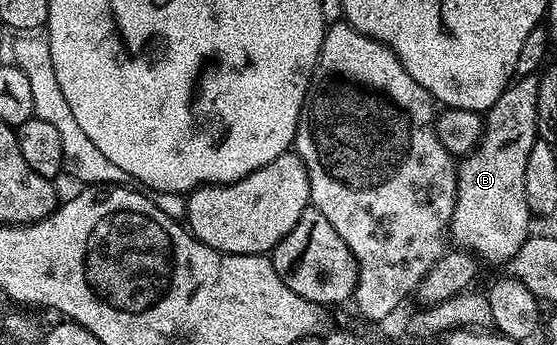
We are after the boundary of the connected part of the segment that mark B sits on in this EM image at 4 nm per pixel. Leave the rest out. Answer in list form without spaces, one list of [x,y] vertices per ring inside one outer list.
[[[524,75],[507,84],[490,111],[486,112],[483,135],[474,151],[462,156],[455,181],[455,208],[451,214],[449,239],[456,248],[470,251],[476,259],[487,263],[506,264],[529,238],[527,226],[533,215],[527,208],[525,193],[525,163],[537,138],[537,89],[539,75]]]

